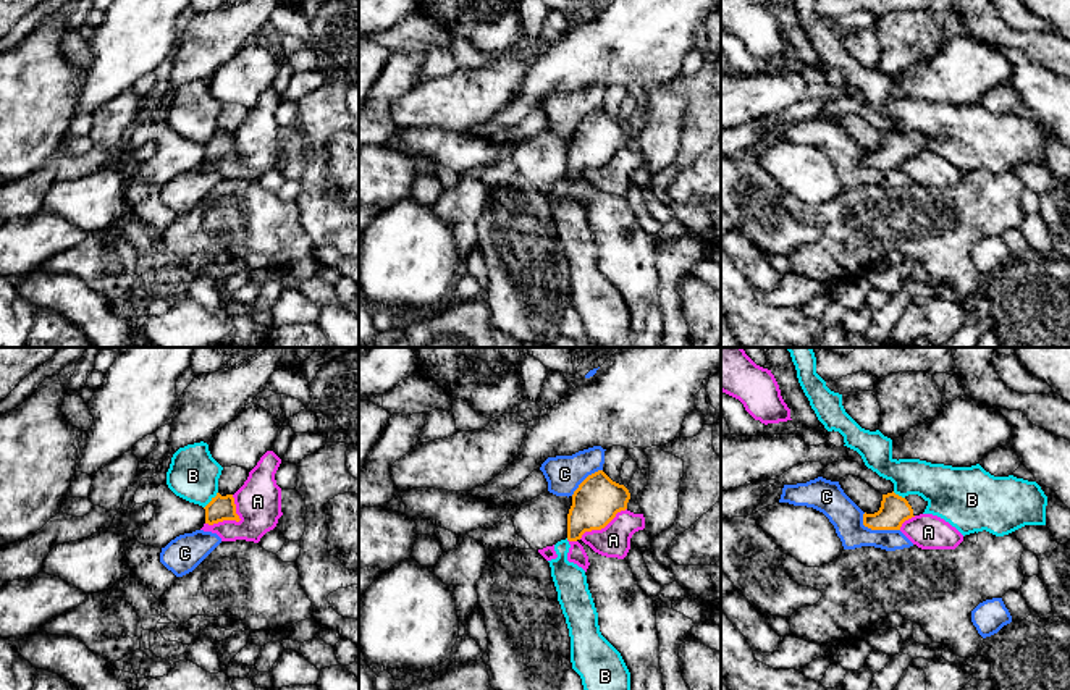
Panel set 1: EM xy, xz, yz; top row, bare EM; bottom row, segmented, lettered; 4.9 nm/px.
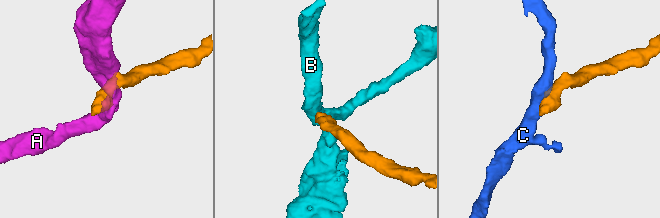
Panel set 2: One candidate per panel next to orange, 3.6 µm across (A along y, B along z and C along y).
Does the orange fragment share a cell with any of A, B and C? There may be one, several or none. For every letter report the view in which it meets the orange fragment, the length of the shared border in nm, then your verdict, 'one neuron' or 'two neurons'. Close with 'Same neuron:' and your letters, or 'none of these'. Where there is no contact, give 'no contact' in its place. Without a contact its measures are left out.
A: meets orange in xy; contact 200 nm long; two neurons
B: meets orange in xy; contact 110 nm long; two neurons
C: meets orange in yz; contact 200 nm long; two neurons
Same neuron: none of these

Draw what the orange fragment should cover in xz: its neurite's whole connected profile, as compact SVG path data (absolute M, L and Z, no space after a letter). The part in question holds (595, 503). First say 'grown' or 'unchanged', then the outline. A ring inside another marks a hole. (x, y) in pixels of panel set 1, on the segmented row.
unchanged | M603 470L588 475L572 494L567 540L577 541L585 532L605 528L617 512L627 509L629 499L629 490Z

